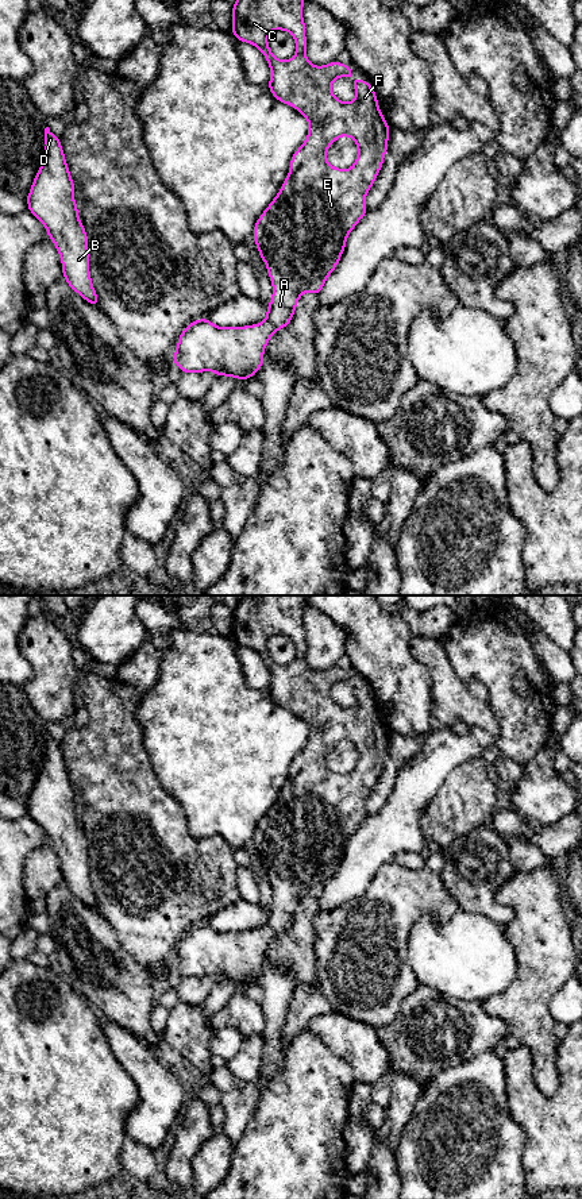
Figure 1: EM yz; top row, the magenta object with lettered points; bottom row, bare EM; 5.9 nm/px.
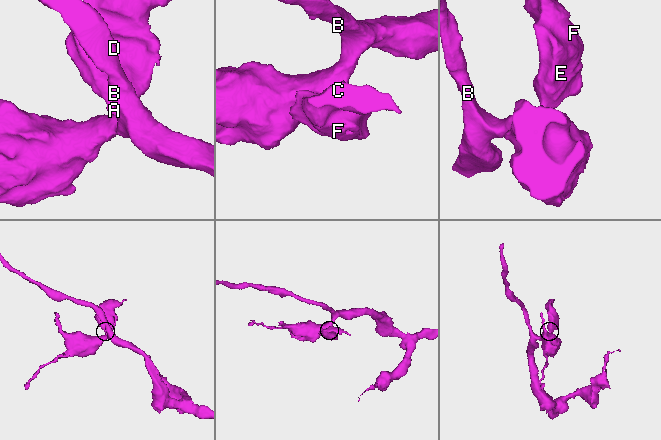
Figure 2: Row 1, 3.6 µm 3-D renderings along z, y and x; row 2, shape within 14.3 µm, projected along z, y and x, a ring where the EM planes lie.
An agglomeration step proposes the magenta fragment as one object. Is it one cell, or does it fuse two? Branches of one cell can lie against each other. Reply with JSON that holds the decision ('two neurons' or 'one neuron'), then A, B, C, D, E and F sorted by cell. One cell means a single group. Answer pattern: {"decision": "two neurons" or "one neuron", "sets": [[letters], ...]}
{"decision": "one neuron", "sets": [["A", "B", "C", "D", "E", "F"]]}

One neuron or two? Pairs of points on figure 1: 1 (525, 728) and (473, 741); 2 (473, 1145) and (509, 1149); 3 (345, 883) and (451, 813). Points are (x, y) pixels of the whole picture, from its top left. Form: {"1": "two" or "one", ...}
{"1": "one", "2": "one", "3": "two"}

